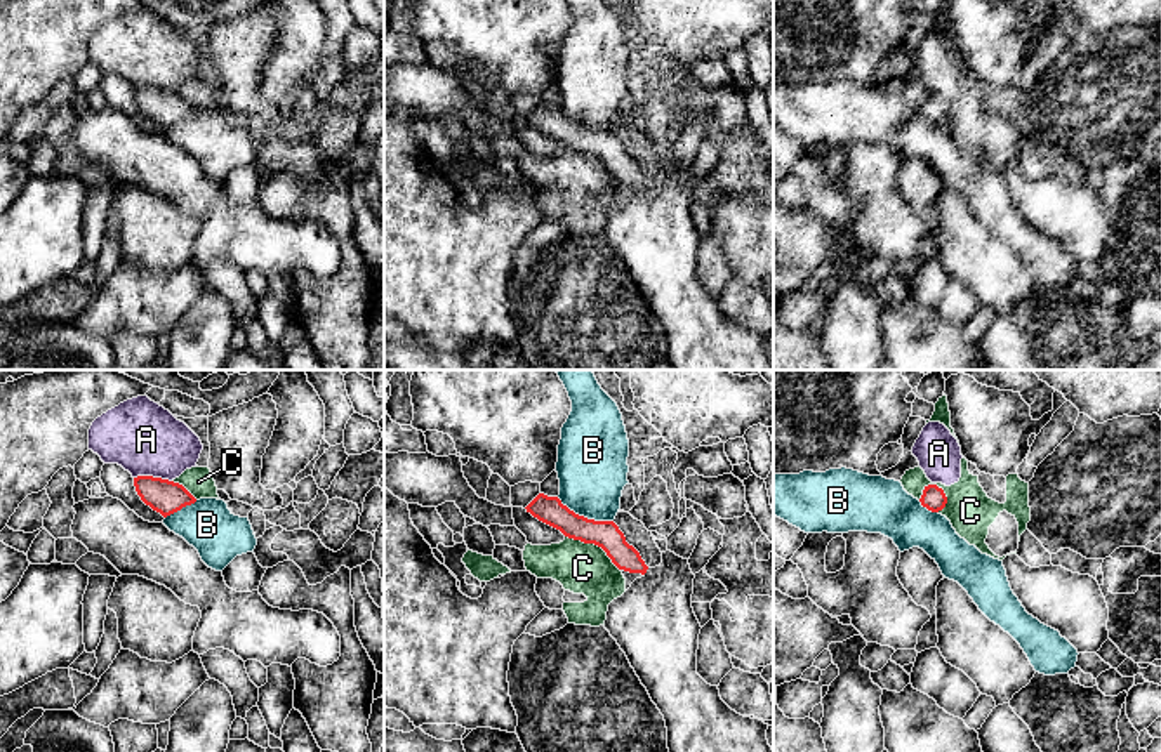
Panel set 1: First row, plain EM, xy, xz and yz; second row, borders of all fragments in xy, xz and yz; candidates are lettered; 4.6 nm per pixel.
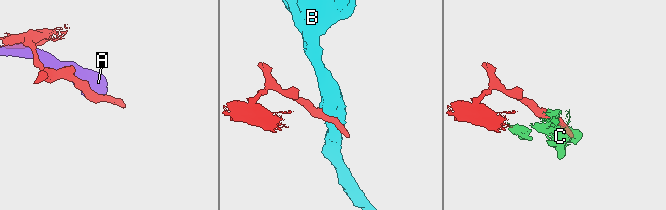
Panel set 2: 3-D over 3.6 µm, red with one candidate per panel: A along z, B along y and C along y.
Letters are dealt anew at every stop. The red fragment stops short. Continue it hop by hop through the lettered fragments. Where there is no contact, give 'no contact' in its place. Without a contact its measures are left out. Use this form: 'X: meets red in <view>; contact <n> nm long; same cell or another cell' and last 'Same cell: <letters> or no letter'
A: meets red in xy; contact 180 nm long; another cell
B: meets red in xz; contact 280 nm long; another cell
C: meets red in xz; contact 300 nm long; another cell
Same cell: no letter

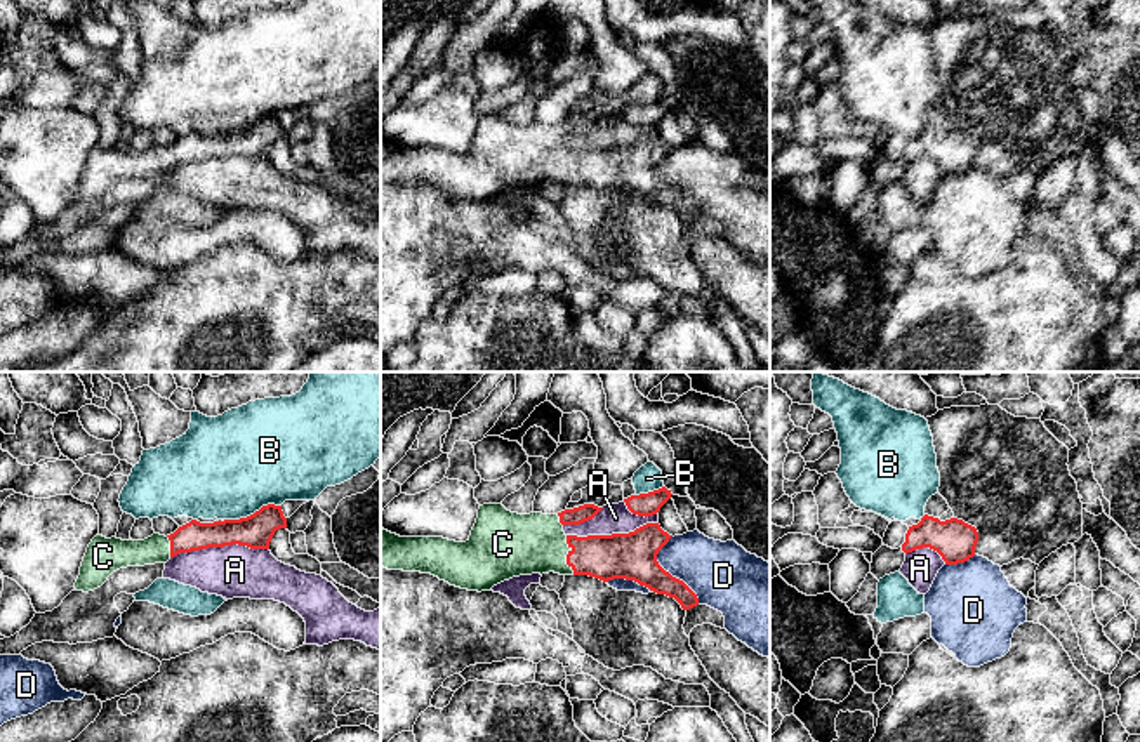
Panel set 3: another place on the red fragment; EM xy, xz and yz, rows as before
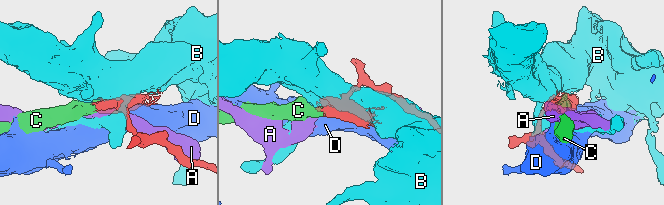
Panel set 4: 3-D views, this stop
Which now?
A: meets red in xy; contact 460 nm long; another cell
B: meets red in xy; contact 280 nm long; another cell
C: meets red in xz; contact 190 nm long; same cell
D: meets red in xz; contact 340 nm long; another cell
Same cell: C

